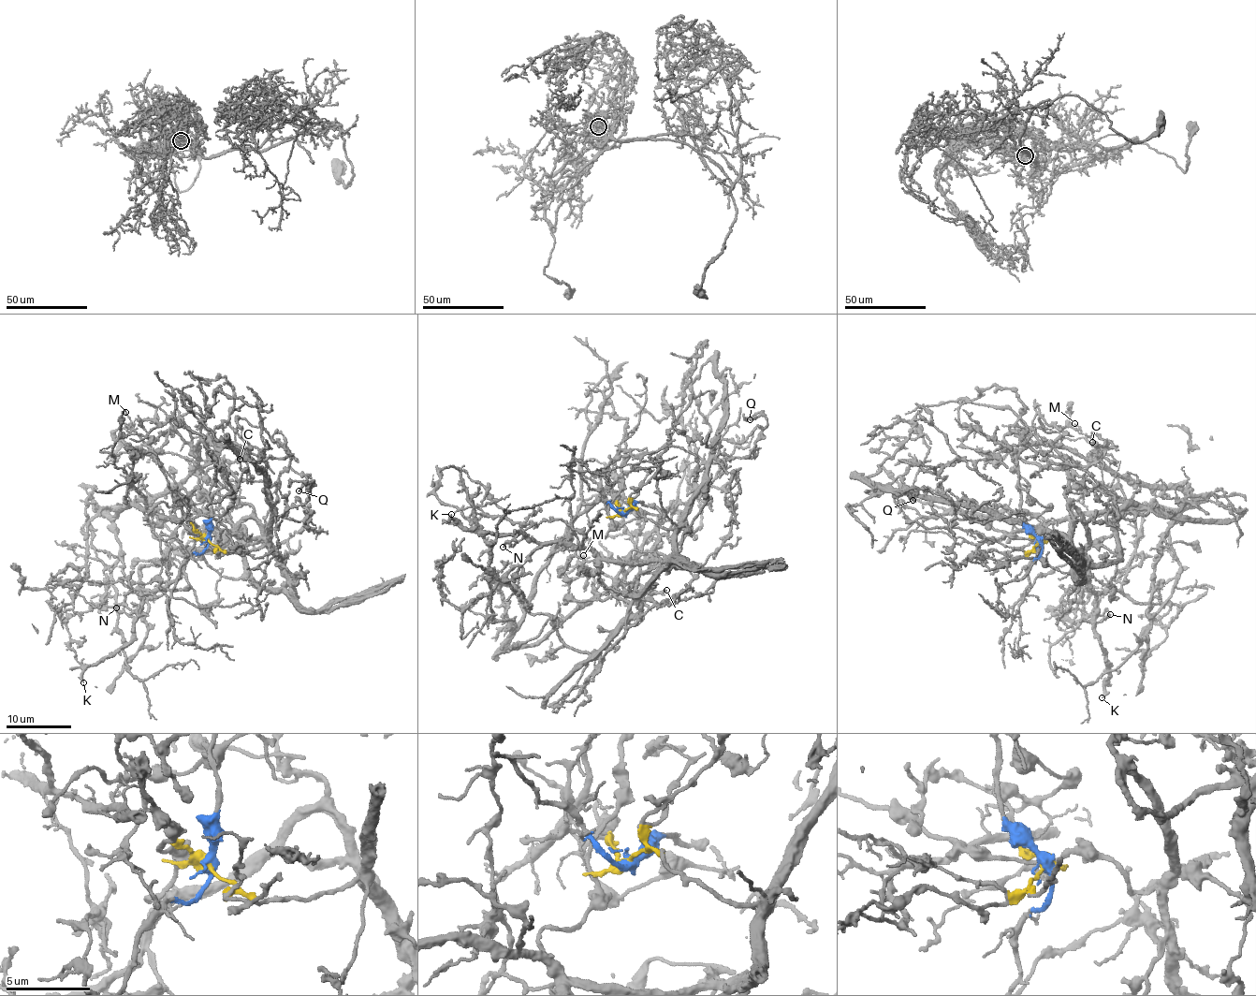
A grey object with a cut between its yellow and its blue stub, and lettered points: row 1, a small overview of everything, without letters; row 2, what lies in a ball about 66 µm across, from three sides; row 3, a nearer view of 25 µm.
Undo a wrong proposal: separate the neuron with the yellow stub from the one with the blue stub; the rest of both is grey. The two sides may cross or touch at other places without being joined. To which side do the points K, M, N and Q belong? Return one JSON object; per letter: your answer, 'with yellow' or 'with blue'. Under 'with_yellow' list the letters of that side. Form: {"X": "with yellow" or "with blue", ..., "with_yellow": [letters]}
{"K": "with yellow", "M": "with blue", "N": "with yellow", "Q": "with yellow", "with_yellow": ["K", "N", "Q"]}

